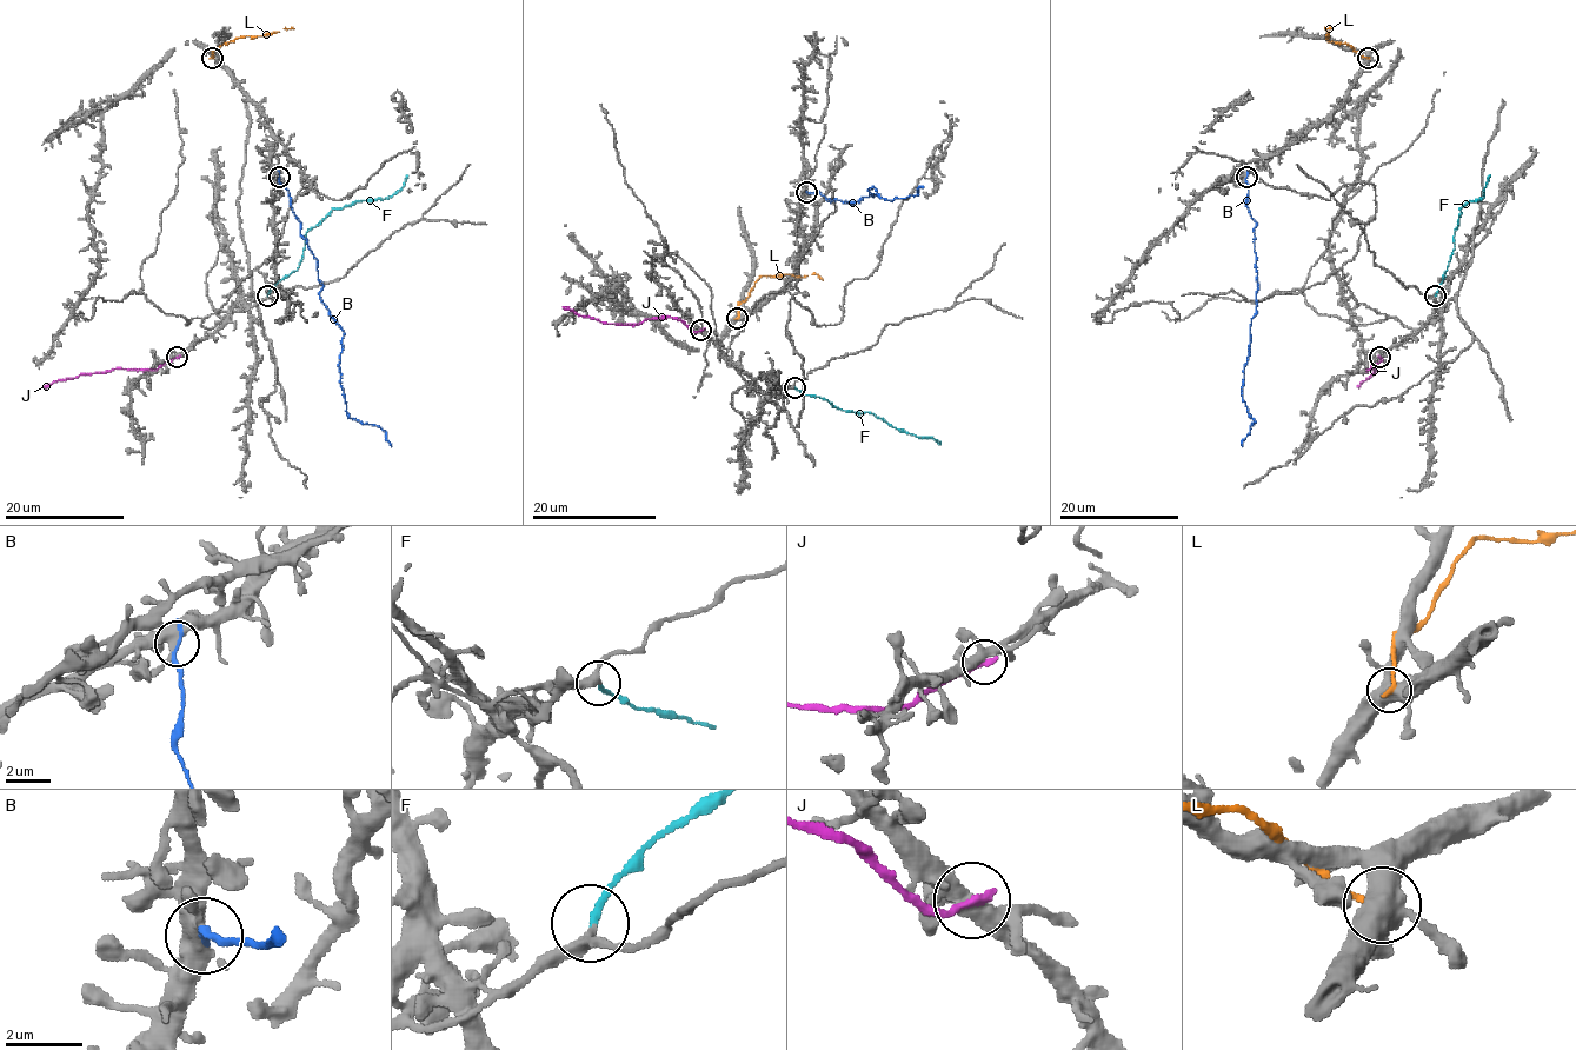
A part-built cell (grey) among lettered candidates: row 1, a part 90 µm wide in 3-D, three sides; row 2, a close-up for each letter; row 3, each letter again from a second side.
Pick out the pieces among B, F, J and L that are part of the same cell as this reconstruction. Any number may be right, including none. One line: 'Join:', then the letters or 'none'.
Join: F

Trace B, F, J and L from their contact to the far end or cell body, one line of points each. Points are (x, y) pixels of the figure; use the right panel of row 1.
B: (1247, 177), (1247, 206), (1256, 223), (1257, 285), (1242, 390), (1242, 400), (1254, 422), (1242, 446)
F: (1435, 296), (1454, 247), (1458, 208), (1482, 197), (1489, 174)
J: (1380, 357), (1381, 360), (1368, 369), (1374, 369), (1374, 373), (1357, 386)
L: (1368, 58), (1347, 44), (1328, 39), (1325, 28), (1331, 28)

